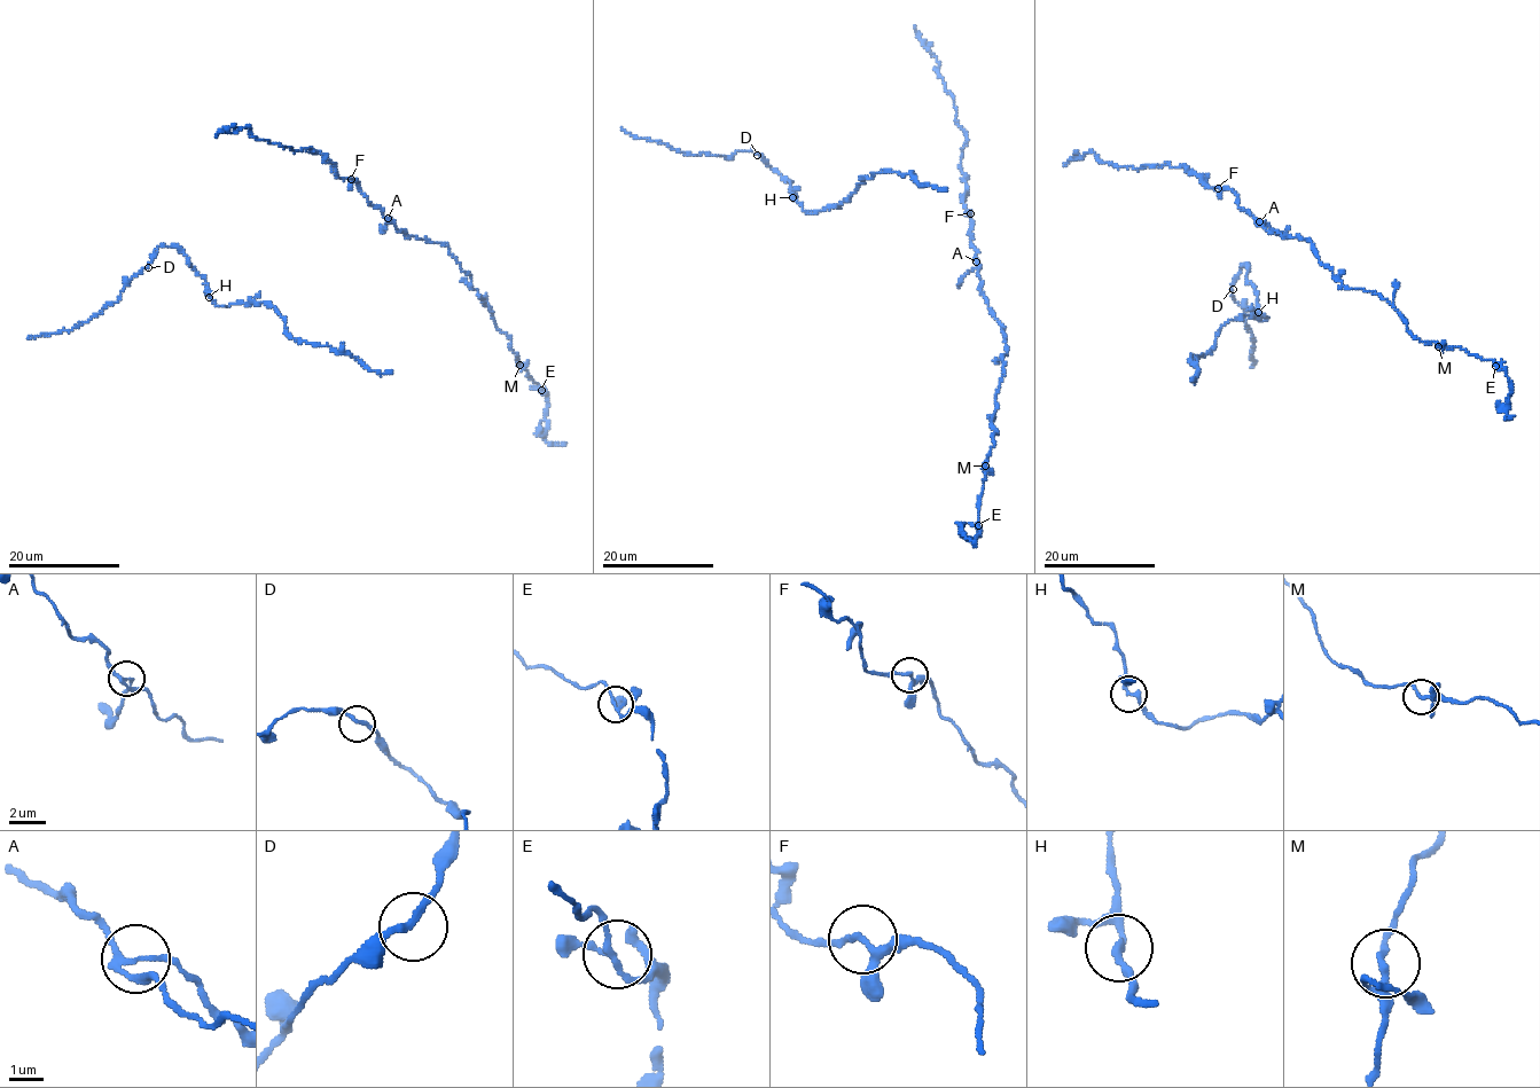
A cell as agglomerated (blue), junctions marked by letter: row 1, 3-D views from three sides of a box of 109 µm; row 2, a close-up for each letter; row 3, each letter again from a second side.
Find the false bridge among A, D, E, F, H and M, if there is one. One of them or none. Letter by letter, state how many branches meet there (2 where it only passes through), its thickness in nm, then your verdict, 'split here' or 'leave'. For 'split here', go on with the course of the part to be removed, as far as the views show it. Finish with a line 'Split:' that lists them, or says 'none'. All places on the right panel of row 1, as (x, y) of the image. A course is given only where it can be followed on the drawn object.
A: 3 | 150 nm | leave
D: 2 | 190 nm | leave
E: 3 | 150 nm | leave
F: 3 | 170 nm | leave
H: 3 | 170 nm | leave
M: 3 | 170 nm | leave
Split: none

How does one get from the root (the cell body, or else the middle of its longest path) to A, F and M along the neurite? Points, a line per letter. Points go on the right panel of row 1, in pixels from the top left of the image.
A: (1275, 233), (1259, 221)
F: (1275, 233), (1242, 210), (1229, 188), (1218, 188)
M: (1275, 233), (1259, 222), (1271, 233), (1308, 240), (1321, 266), (1344, 287), (1381, 295), (1412, 336), (1438, 346)

